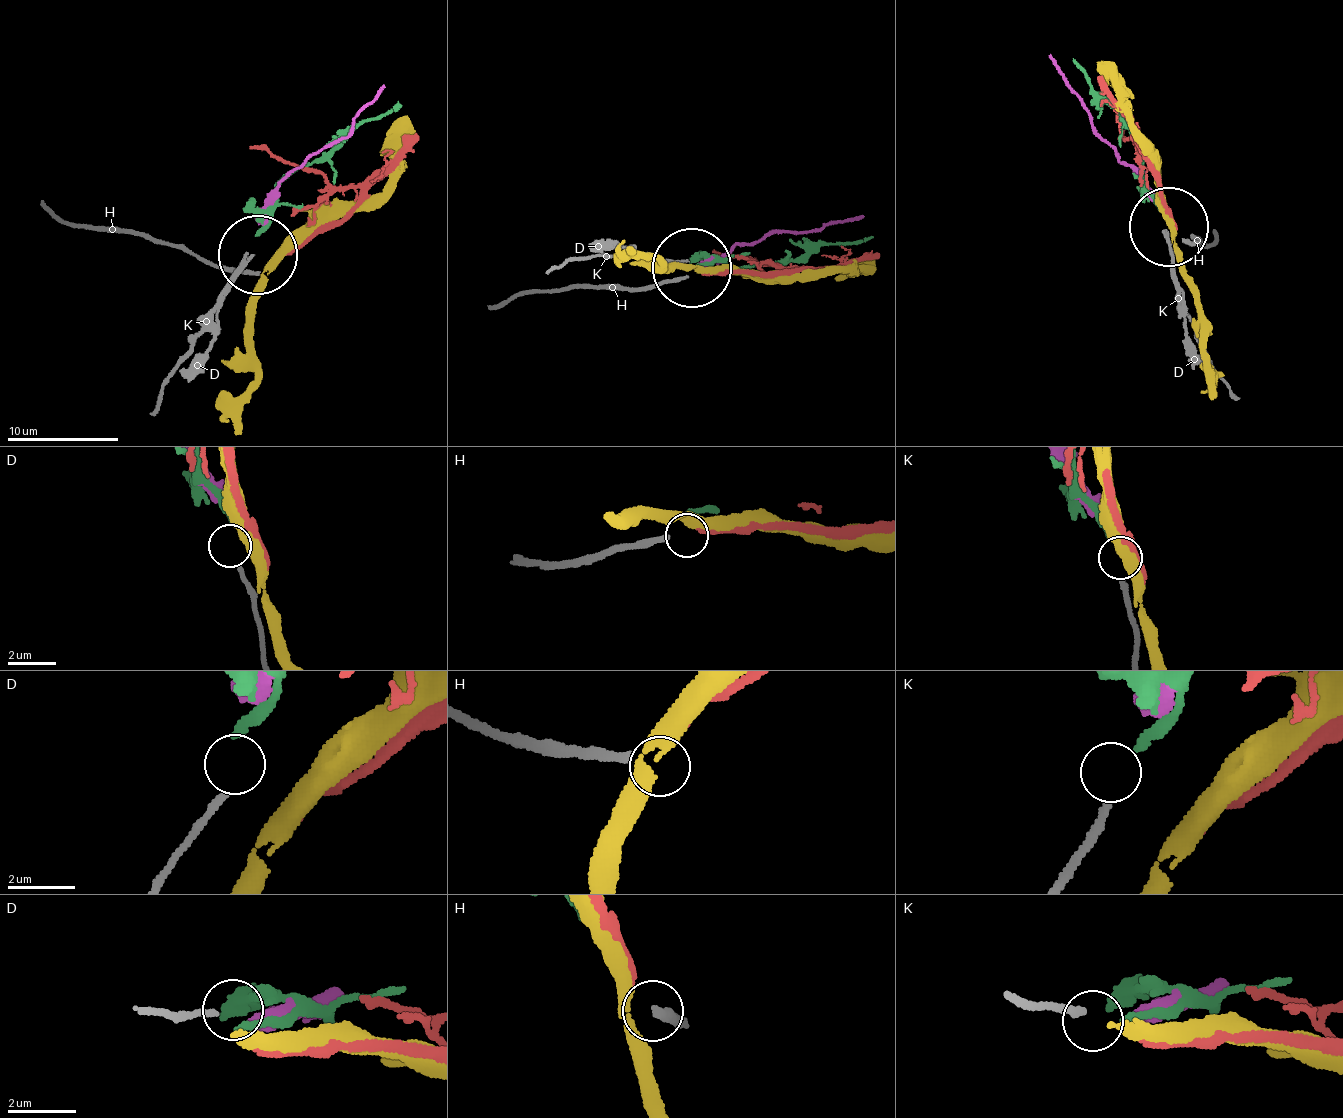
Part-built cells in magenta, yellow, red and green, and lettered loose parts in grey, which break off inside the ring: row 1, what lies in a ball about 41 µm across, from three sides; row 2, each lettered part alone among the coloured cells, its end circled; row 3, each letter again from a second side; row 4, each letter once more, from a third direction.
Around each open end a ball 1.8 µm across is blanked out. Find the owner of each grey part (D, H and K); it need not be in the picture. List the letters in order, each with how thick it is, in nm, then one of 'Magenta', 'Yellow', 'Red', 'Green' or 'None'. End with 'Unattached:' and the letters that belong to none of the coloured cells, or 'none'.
D: Thickness 190 nm. None
H: Thickness 260 nm. None
K: Thickness 220 nm. Green
Unattached: D, H

